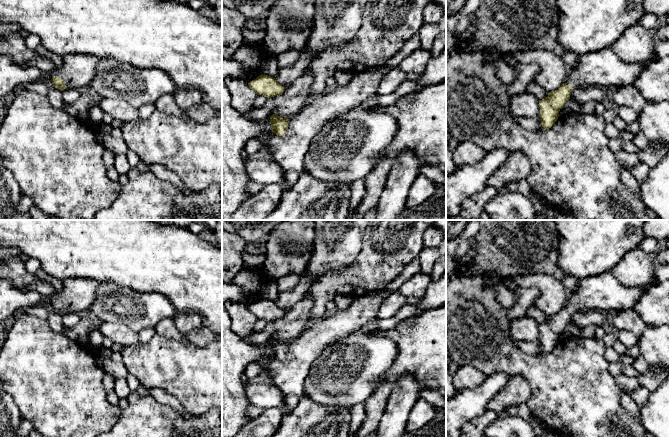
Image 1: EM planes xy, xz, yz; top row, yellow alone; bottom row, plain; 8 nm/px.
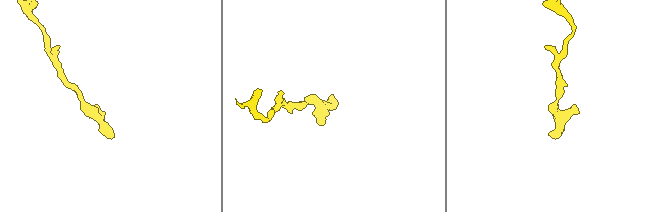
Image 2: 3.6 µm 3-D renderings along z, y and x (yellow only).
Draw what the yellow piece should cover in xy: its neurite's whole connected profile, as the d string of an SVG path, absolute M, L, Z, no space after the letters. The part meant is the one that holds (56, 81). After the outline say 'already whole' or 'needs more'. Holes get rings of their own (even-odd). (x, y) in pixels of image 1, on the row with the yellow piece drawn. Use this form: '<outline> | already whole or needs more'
M86 54L64 55L63 64L44 75L45 80L64 90L68 88L88 87L95 76L99 58Z | needs more

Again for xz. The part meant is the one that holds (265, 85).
M263 74L250 81L248 85L257 95L264 95L267 98L281 95L286 89L275 78Z | already whole

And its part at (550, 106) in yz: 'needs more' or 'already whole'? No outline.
needs more

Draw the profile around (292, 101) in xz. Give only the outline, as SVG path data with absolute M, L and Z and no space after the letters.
M310 66L285 91L278 96L268 98L261 108L253 108L247 113L253 121L270 120L273 114L283 118L291 118L300 113L310 102L310 90L313 76Z

